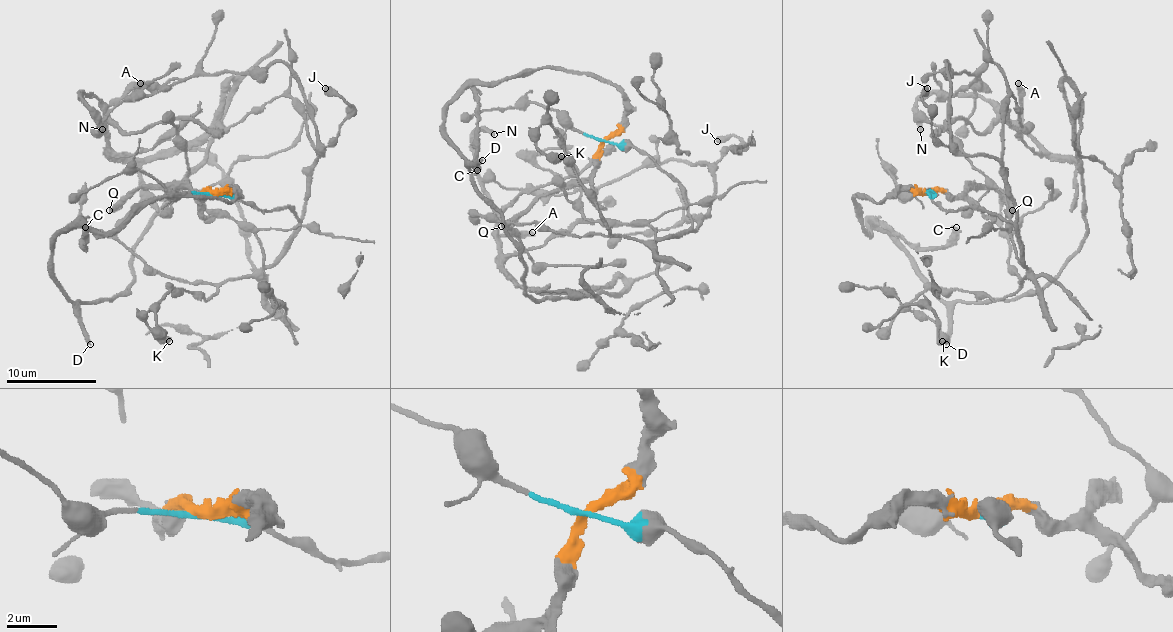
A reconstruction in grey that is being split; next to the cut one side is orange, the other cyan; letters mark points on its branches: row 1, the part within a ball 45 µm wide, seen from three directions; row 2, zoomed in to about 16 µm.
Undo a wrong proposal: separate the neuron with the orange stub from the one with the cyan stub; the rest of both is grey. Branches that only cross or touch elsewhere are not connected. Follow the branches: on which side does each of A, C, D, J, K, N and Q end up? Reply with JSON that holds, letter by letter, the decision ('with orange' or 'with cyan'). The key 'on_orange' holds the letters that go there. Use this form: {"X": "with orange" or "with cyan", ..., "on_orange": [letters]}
{"A": "with orange", "C": "with orange", "D": "with orange", "J": "with cyan", "K": "with cyan", "N": "with orange", "Q": "with orange", "on_orange": ["A", "C", "D", "N", "Q"]}

